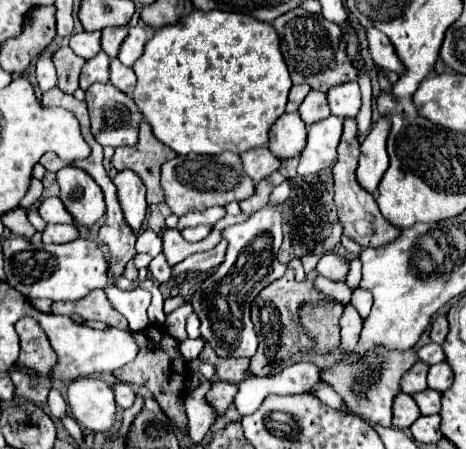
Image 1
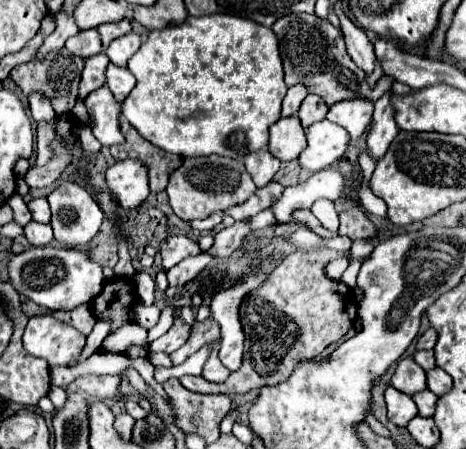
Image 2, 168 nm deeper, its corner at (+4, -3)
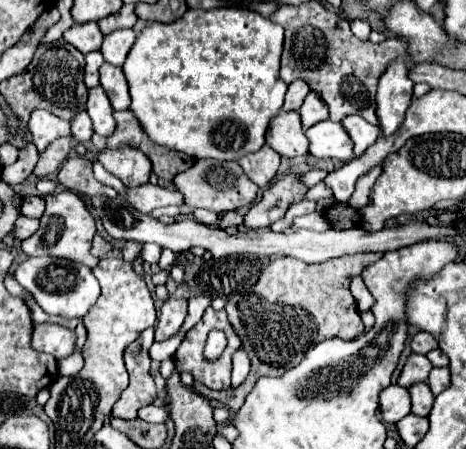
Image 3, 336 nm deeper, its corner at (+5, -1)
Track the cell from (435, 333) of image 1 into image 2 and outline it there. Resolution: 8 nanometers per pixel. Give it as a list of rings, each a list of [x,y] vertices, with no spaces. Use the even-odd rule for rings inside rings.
[[[431,327],[417,339],[417,349],[433,349],[437,343],[437,331]]]

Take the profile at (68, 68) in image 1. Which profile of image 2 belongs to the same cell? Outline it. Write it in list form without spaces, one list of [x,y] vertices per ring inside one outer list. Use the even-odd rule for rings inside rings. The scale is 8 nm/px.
[[[65,47],[59,51],[51,51],[47,53],[41,61],[29,61],[25,65],[19,65],[11,71],[11,79],[15,81],[15,85],[25,93],[31,95],[33,91],[43,93],[57,115],[63,113],[71,113],[75,101],[77,101],[77,89],[79,89],[79,81],[81,81],[81,71],[83,71],[83,59],[69,53]]]

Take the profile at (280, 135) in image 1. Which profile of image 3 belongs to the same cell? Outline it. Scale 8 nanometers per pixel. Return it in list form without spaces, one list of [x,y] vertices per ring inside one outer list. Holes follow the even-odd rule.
[[[280,111],[278,117],[270,121],[266,133],[266,145],[270,145],[282,157],[298,157],[308,153],[308,139],[296,111]]]

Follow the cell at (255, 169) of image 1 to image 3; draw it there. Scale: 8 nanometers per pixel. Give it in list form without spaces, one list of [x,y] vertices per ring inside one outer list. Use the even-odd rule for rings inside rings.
[[[264,145],[262,149],[258,149],[256,153],[250,153],[246,157],[242,157],[238,161],[244,169],[244,173],[258,185],[258,187],[266,187],[276,171],[278,171],[278,165],[280,165],[280,155],[270,149],[268,145]]]

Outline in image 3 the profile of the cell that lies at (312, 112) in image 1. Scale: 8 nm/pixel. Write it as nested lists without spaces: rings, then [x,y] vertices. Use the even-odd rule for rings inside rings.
[[[310,91],[304,99],[304,105],[300,107],[300,115],[302,115],[302,125],[308,129],[318,121],[328,119],[328,107],[326,107],[326,103],[322,103],[318,93]]]

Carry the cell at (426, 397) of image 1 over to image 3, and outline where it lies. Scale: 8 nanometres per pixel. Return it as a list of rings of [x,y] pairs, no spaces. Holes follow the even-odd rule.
[[[416,383],[408,391],[412,397],[412,413],[420,415],[420,417],[428,417],[432,403],[434,403],[434,395],[432,395],[430,387],[426,383]]]

